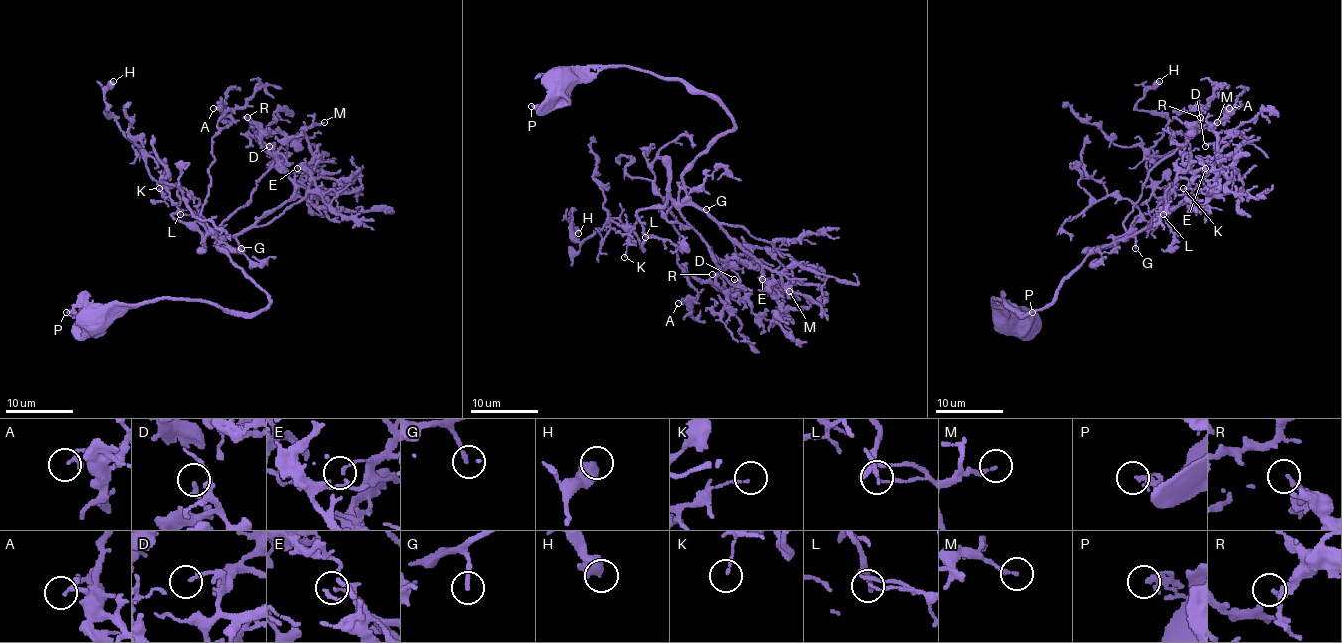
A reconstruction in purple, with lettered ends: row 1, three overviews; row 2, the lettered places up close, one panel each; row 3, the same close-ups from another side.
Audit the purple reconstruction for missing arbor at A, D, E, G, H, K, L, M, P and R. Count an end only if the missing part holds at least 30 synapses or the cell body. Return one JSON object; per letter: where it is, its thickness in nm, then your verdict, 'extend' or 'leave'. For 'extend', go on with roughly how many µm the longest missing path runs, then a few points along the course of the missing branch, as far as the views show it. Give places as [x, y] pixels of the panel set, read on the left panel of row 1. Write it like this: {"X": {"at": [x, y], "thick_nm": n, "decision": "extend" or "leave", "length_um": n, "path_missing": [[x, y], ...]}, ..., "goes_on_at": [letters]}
{"A": {"at": [213, 108], "thick_nm": 200, "decision": "leave"}, "D": {"at": [269, 146], "thick_nm": 180, "decision": "leave"}, "E": {"at": [297, 168], "thick_nm": 110, "decision": "leave"}, "G": {"at": [241, 248], "thick_nm": 170, "decision": "extend", "length_um": 35, "path_missing": [[241, 248], [275, 251], [319, 241], [327, 229], [356, 222], [373, 205], [380, 207], [376, 210]]}, "H": {"at": [113, 81], "thick_nm": 600, "decision": "leave"}, "K": {"at": [159, 188], "thick_nm": 100, "decision": "leave"}, "L": {"at": [180, 214], "thick_nm": 80, "decision": "leave"}, "M": {"at": [324, 122], "thick_nm": 170, "decision": "leave"}, "P": {"at": [66, 312], "thick_nm": 160, "decision": "leave"}, "R": {"at": [247, 117], "thick_nm": 140, "decision": "leave"}, "goes_on_at": ["G"]}

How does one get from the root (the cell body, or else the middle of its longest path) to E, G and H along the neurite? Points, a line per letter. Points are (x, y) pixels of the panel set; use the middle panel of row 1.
E: (558, 82), (636, 67), (709, 94), (734, 126), (682, 182), (758, 260), (770, 286), (762, 279)
G: (558, 82), (585, 82), (607, 67), (636, 67), (709, 94), (734, 126), (682, 177), (687, 197), (706, 209)
H: (558, 82), (636, 67), (709, 94), (734, 126), (643, 223), (609, 220), (580, 242), (572, 209), (578, 233)

